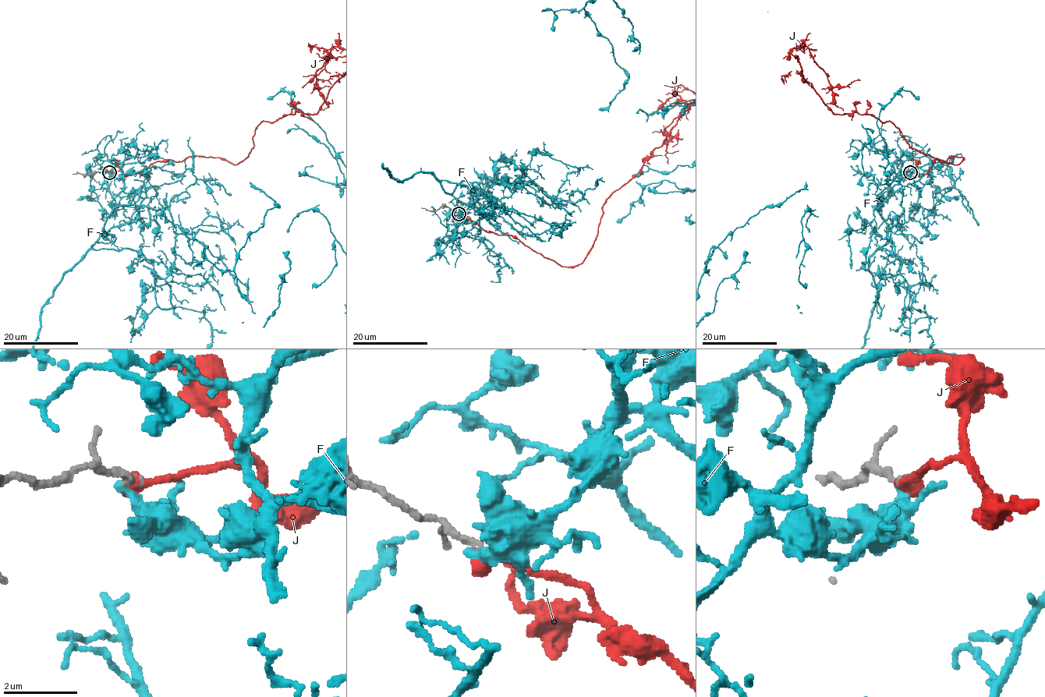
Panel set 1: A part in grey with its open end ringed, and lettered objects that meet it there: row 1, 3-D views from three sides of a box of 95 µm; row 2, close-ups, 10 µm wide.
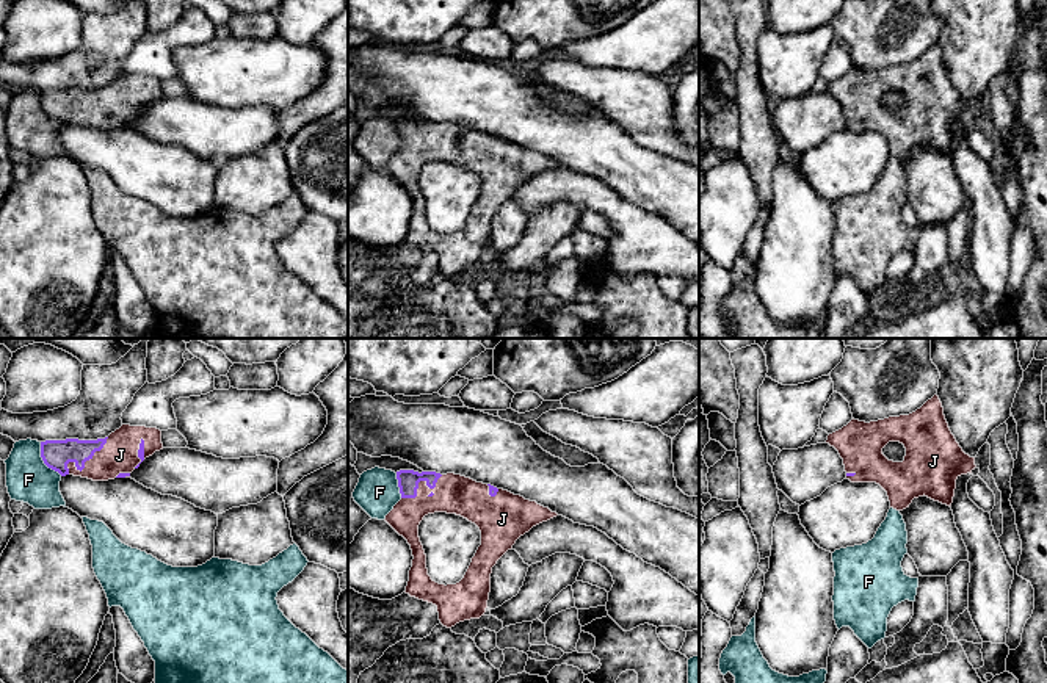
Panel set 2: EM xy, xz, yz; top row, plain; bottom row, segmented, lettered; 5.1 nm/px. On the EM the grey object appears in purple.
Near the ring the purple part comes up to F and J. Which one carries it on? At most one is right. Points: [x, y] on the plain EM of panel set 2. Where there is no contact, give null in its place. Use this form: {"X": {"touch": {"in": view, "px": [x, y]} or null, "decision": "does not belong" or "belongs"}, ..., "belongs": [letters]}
{"F": {"touch": {"in": "xy", "px": [43, 108]}, "decision": "does not belong"}, "J": {"touch": {"in": "xz", "px": [419, 130]}, "decision": "belongs"}, "belongs": ["J"]}

